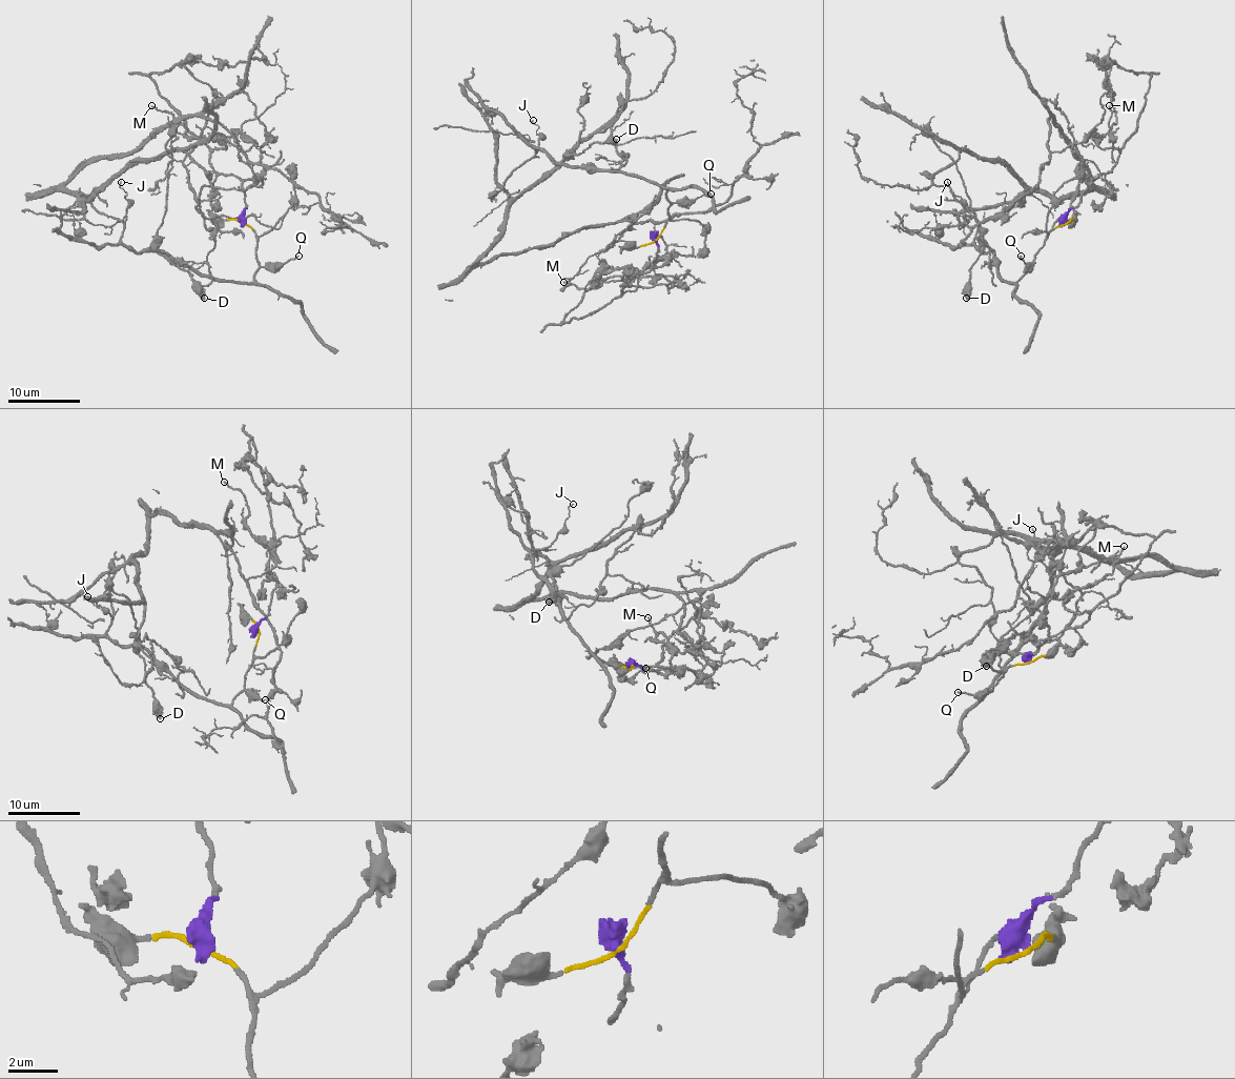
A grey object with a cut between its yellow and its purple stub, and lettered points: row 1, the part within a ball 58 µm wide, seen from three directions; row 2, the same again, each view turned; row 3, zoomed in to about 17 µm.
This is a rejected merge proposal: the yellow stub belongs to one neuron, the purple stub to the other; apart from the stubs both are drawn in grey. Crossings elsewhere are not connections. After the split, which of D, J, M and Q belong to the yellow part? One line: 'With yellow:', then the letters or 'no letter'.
With yellow: D, J, Q

